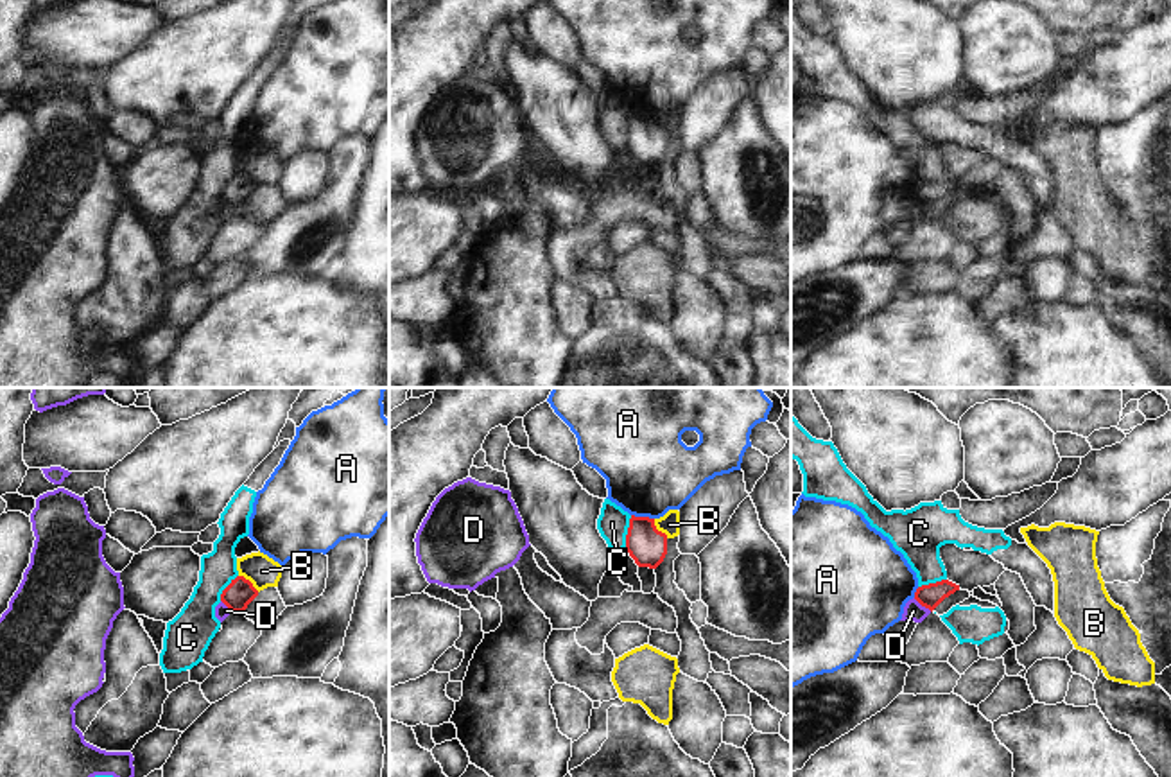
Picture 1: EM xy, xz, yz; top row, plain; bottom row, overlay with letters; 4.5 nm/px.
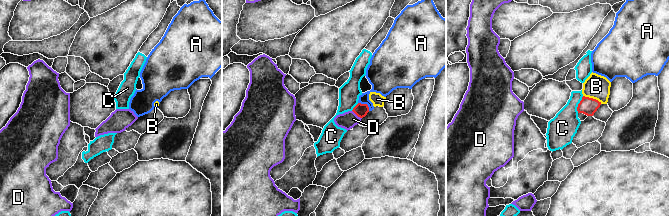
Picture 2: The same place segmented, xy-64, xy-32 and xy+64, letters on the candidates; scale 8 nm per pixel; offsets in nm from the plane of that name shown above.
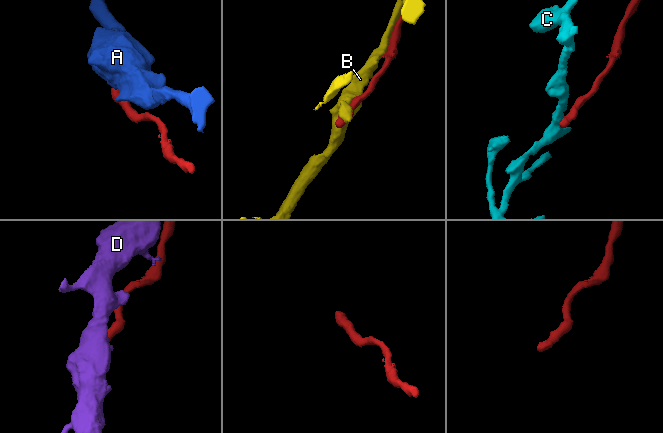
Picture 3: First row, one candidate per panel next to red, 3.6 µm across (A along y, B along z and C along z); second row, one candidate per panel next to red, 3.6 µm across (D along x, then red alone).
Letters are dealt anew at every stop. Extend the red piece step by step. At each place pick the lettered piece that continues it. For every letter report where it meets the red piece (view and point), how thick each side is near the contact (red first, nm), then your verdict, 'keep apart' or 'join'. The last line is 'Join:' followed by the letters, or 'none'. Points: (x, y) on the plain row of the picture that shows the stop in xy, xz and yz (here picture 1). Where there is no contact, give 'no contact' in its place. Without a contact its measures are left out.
A: meets red in xz at (642, 115); 170 nm thick on the red side, 400 nm on the other; keep apart
B: meets red in xz at (657, 128); 170 nm thick on the red side, 90 nm on the other; keep apart
C: meets red in xz at (628, 130); 170 nm thick on the red side, 140 nm on the other; keep apart
D: meets red in yz at (922, 203); 110 nm thick on the red side, 90 nm on the other; keep apart
Join: none

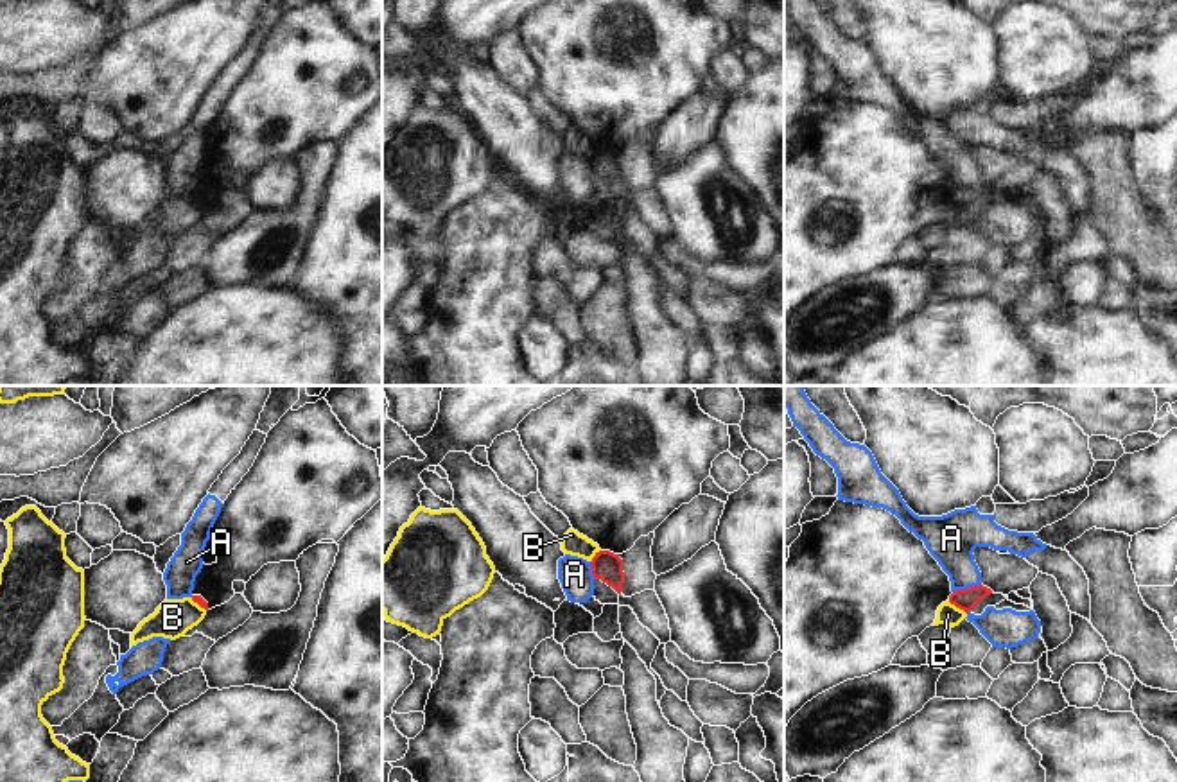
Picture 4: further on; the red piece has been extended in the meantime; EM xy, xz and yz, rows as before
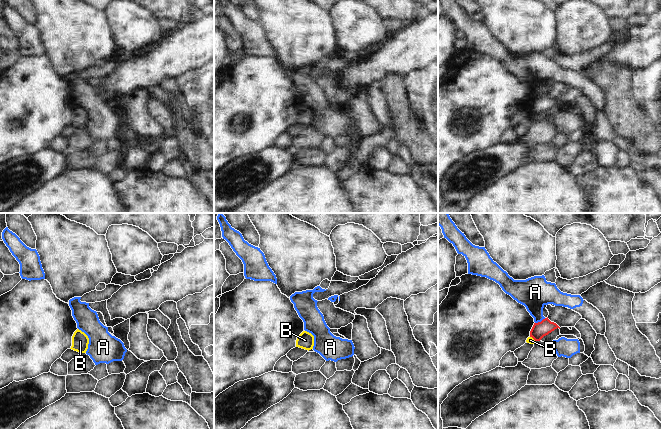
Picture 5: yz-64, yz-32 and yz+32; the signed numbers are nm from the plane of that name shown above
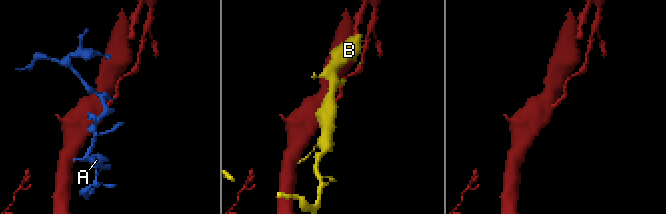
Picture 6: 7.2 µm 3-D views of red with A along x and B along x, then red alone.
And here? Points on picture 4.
A: meets red in yz at (966, 187); 100 nm thick on the red side, 220 nm on the other; keep apart
B: meets red in yz at (957, 205); 100 nm thick on the red side, 100 nm on the other; keep apart
Join: none

